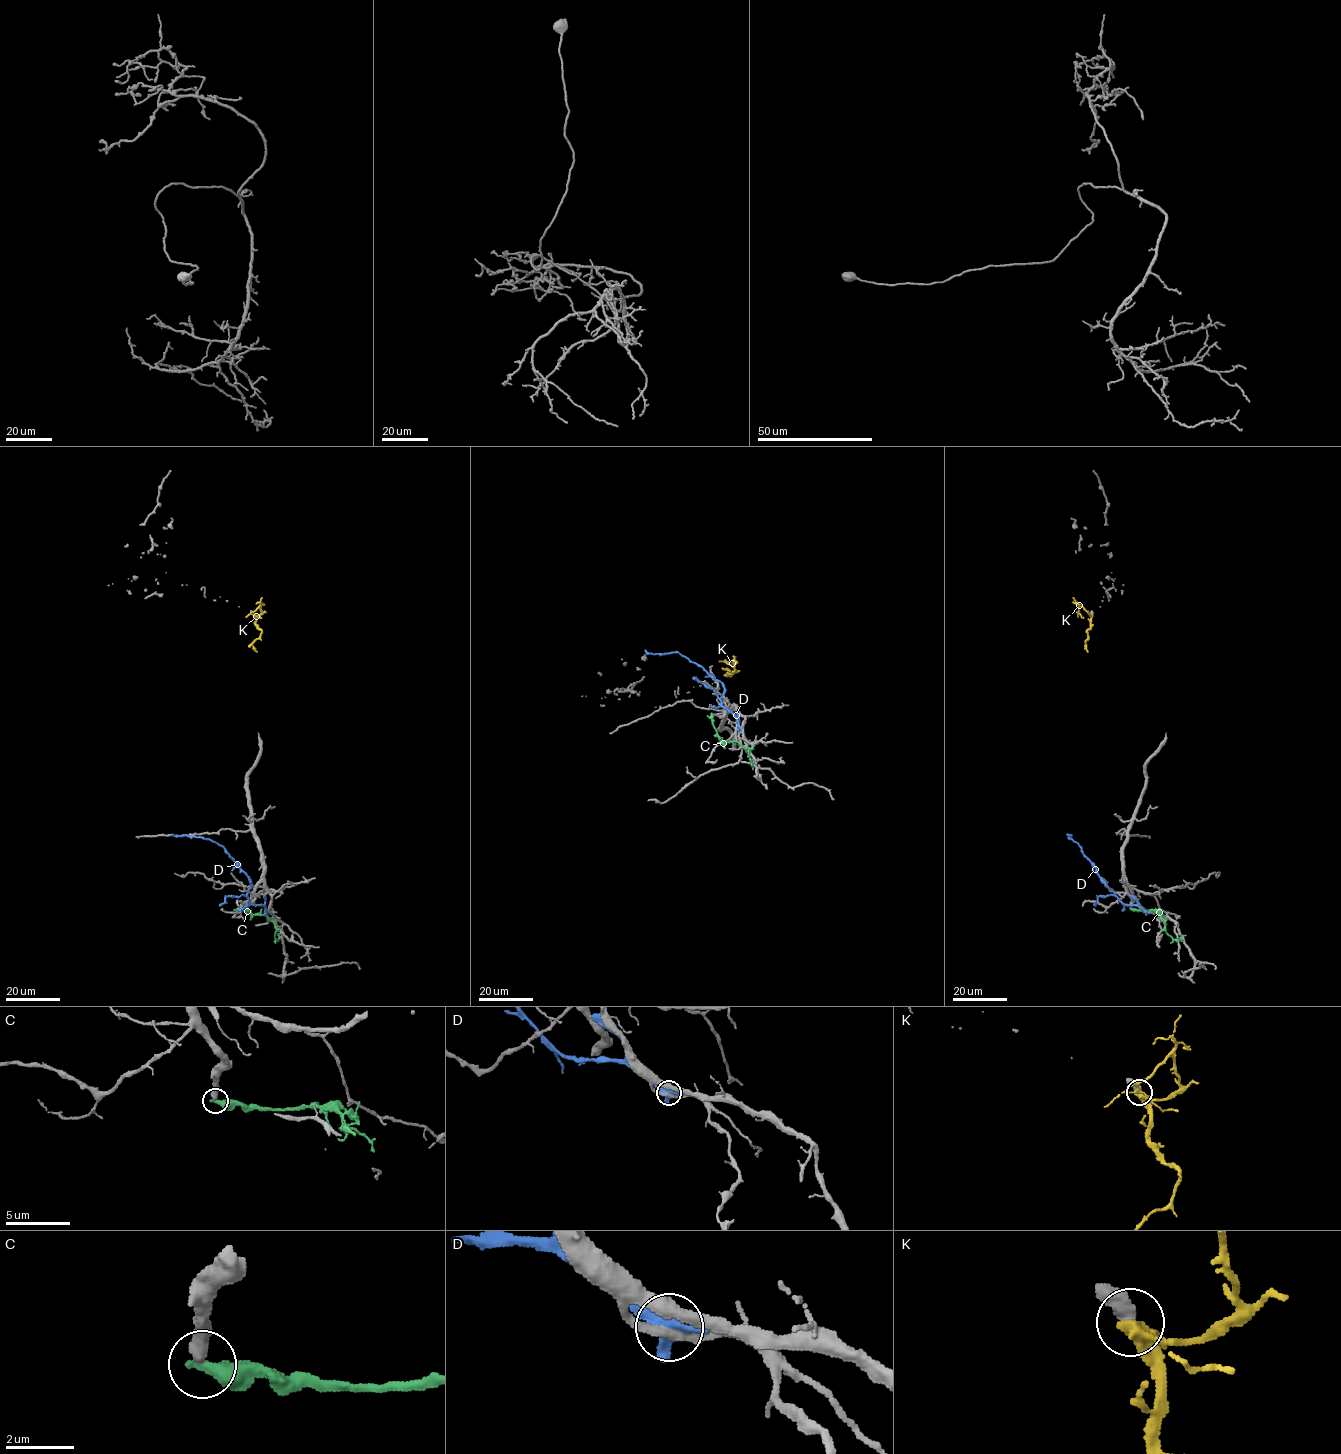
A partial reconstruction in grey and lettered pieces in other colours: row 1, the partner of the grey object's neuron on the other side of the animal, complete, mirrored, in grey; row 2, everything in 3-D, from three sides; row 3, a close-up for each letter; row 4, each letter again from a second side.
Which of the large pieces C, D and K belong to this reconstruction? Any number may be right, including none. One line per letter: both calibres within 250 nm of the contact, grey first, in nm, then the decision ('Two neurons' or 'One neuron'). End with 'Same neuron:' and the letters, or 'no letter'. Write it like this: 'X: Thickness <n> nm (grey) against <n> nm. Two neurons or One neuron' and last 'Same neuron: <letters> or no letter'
C: Thickness 380 nm (grey) against 500 nm. Two neurons
D: Thickness 280 nm (grey) against 650 nm. Two neurons
K: Thickness 480 nm (grey) against 340 nm. Two neurons
Same neuron: no letter

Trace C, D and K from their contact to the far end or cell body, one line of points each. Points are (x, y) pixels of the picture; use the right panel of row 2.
C: (1131, 909), (1155, 910), (1165, 922), (1165, 931), (1174, 939), (1185, 935)
D: (1146, 912), (1125, 904), (1097, 874), (1081, 848), (1066, 834)
K: (1091, 614), (1086, 641), (1088, 651)

